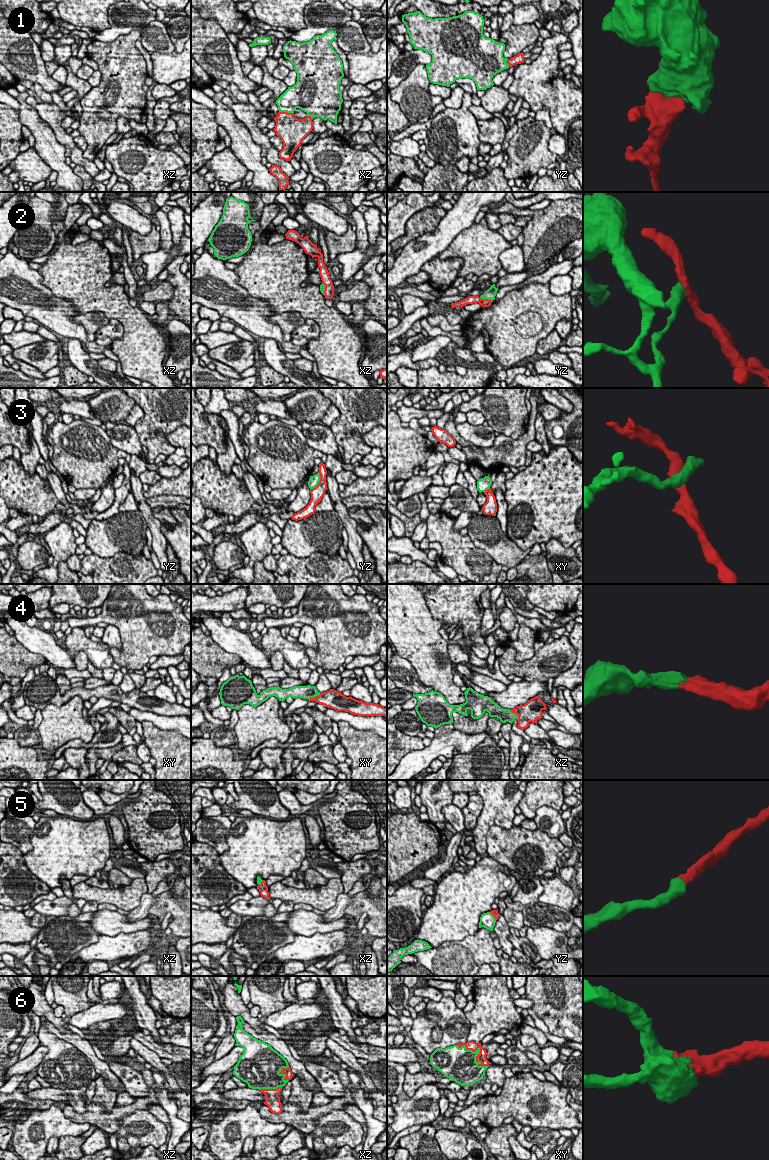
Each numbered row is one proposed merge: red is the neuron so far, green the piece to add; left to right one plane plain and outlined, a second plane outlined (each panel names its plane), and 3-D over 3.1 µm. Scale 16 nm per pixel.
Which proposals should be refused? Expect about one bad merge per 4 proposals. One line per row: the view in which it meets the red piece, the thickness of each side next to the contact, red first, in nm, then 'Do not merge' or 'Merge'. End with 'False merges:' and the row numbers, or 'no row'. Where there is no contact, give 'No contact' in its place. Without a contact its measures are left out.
1: Touches red in xz. Thickness 400 nm (red) against 340 nm. Merge
2: Touches red in yz. Thickness 130 nm (red) against 170 nm. Do not merge
3: Touches red in yz. Thickness 200 nm (red) against 160 nm. Merge
4: Touches red in xy. Thickness 280 nm (red) against 220 nm. Merge
5: Touches red in yz. Thickness 100 nm (red) against 240 nm. Merge
6: Touches red in xy. Thickness 160 nm (red) against 260 nm. Merge
False merges: 2

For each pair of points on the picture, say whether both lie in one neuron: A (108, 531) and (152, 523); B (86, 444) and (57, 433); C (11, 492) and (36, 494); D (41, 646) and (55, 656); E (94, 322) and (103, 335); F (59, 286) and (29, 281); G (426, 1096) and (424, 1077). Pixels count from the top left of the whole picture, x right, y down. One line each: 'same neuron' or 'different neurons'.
A: different neurons
B: same neuron
C: same neuron
D: same neuron
E: different neurons
F: different neurons
G: different neurons

